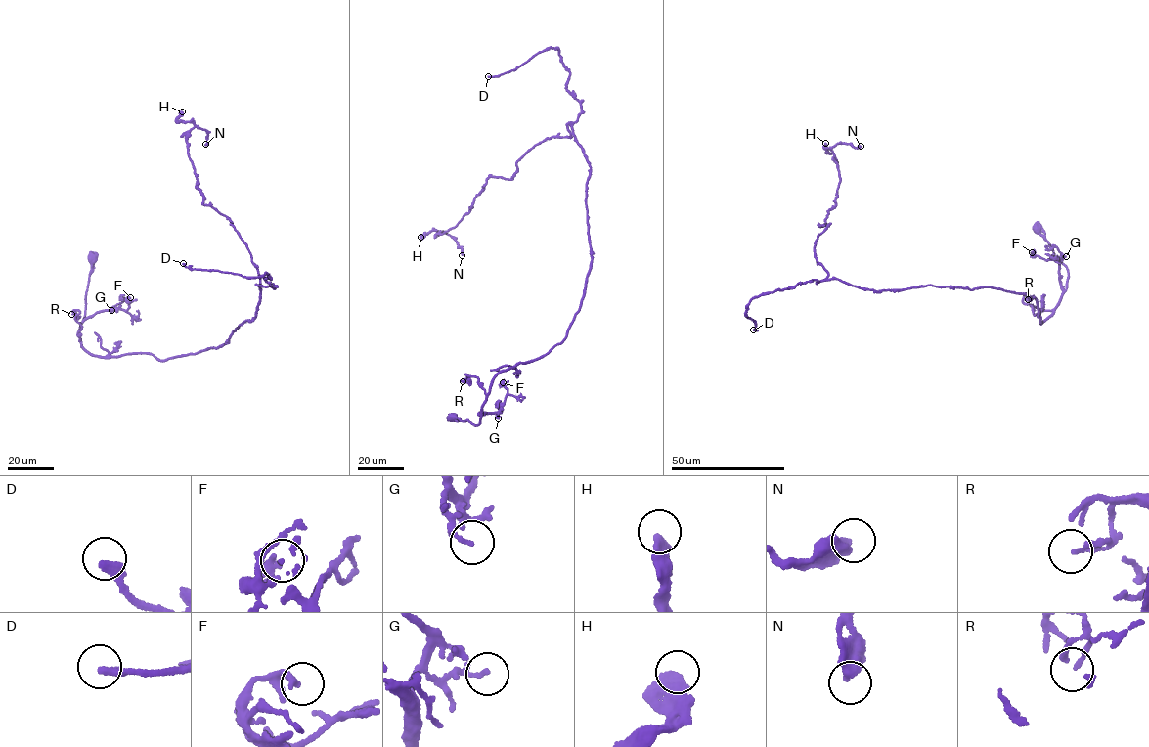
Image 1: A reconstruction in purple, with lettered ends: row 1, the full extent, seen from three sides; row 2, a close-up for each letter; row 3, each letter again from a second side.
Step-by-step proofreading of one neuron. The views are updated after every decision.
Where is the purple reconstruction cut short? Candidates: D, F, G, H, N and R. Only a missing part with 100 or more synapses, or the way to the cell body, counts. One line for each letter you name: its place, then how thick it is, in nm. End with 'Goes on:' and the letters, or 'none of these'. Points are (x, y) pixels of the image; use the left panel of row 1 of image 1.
D: place (183, 263); calibre 320 nm
Goes on: D

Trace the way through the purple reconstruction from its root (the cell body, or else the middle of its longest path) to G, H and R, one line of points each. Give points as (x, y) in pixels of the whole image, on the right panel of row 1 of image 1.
G: (1037, 230), (1050, 245), (1054, 257), (1067, 269), (1065, 290), (1058, 270), (1060, 257), (1066, 256)
H: (1037, 230), (1068, 274), (1041, 324), (1035, 296), (992, 287), (817, 283), (840, 179), (825, 143)
R: (1037, 230), (1066, 266), (1068, 278), (1066, 289), (1052, 310), (1024, 303), (1024, 294), (1029, 295), (1028, 299)

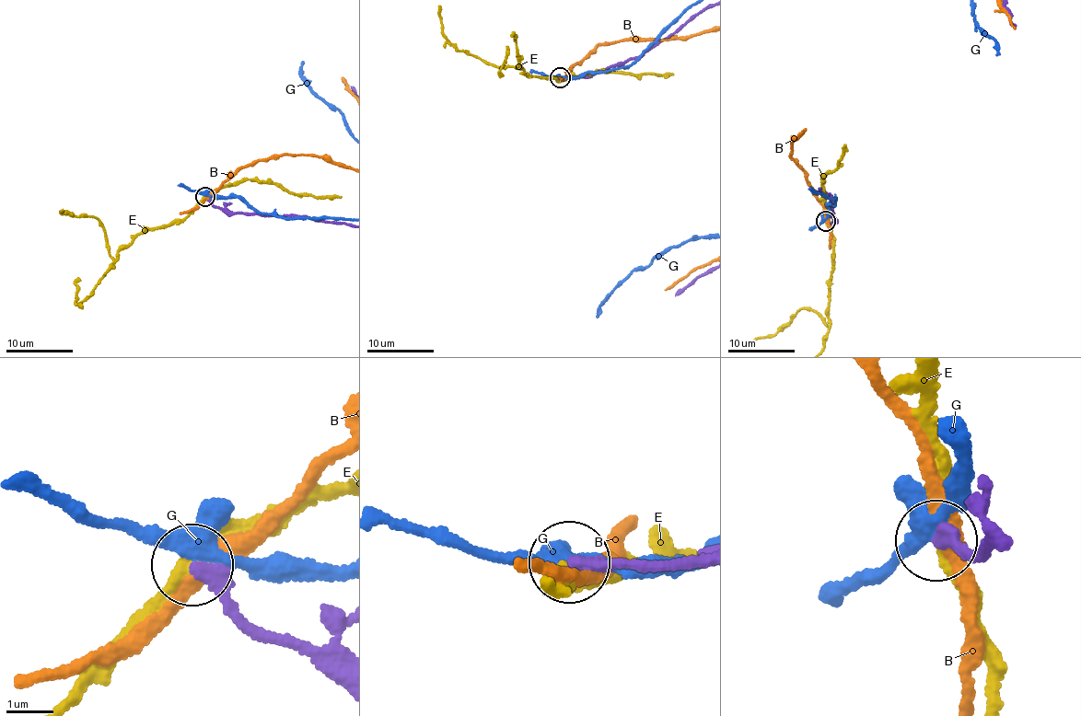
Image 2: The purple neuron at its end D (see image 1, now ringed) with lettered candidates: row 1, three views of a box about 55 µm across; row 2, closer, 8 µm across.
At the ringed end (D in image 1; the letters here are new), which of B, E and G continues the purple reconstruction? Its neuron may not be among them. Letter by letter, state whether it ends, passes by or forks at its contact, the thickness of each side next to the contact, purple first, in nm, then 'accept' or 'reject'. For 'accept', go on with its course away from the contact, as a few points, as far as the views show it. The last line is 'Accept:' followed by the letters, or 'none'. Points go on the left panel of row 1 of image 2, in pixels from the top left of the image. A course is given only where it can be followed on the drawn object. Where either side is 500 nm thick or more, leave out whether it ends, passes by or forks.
B: it passes by; calibres 340 and 400 nm; reject
E: it passes by; calibres 320 and 240 nm; reject
G: it forks; calibres 340 and 300 nm; reject
Accept: none

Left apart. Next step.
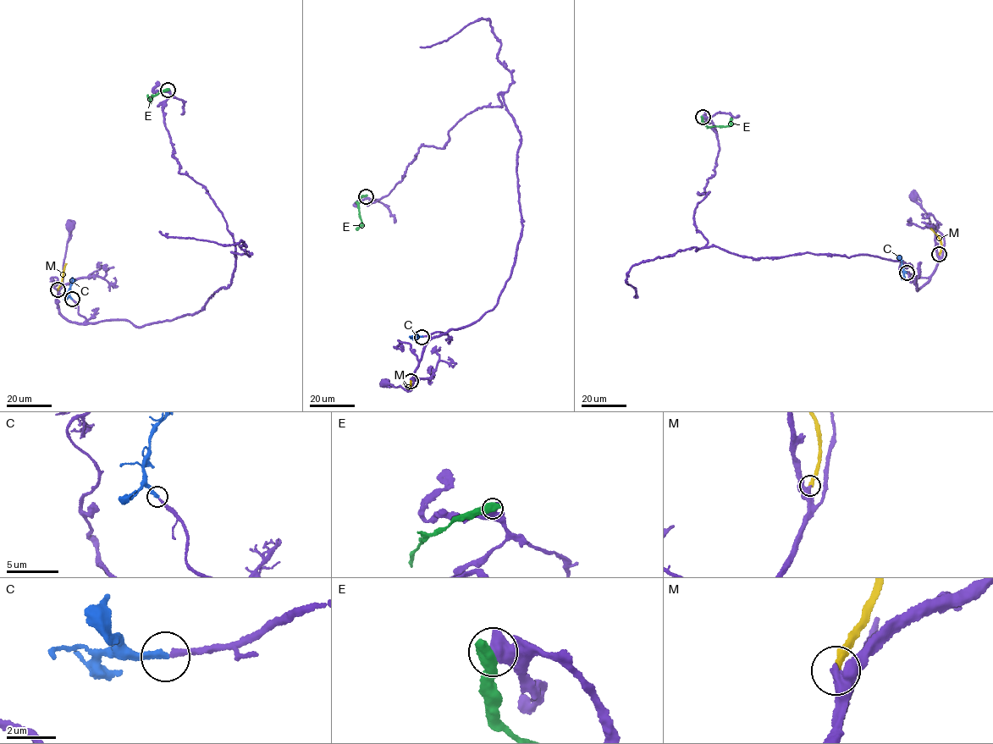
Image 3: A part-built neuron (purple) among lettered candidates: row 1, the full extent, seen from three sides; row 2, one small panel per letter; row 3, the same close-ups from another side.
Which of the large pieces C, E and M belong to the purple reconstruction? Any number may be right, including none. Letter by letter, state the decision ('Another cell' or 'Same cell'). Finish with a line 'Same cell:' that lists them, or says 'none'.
C: Same cell
E: Another cell
M: Another cell
Same cell: C

